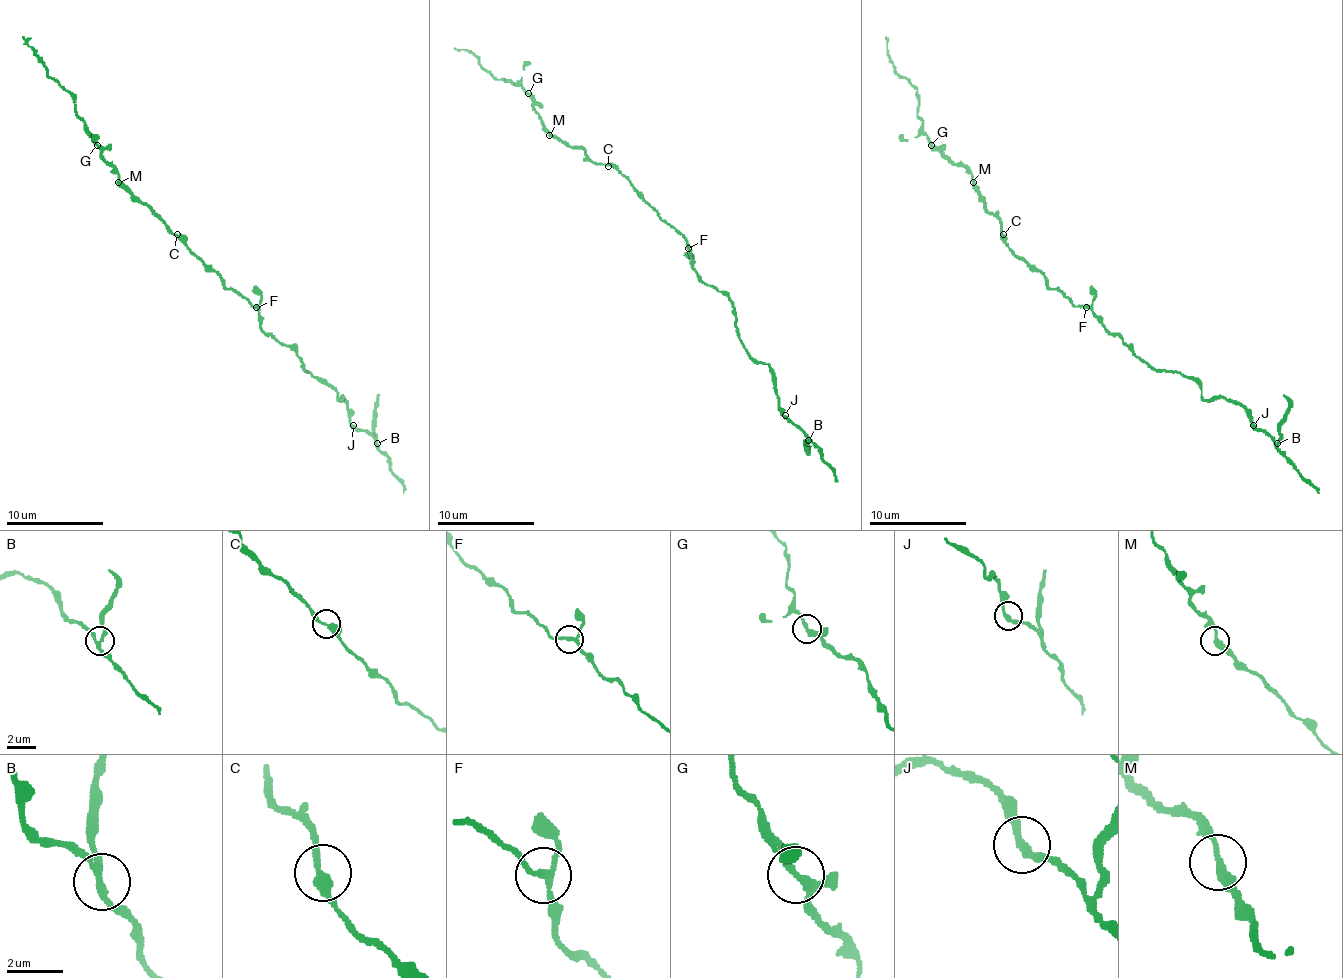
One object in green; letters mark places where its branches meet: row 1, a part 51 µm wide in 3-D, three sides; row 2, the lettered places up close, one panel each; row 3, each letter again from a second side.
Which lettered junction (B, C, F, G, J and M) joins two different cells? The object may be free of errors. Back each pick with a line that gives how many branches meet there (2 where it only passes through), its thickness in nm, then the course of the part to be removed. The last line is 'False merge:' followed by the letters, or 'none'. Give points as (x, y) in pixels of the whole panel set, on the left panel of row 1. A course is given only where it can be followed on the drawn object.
B: 3 branches meet; 220 nm thick; foreign part runs (377, 442), (375, 421), (380, 394)
False merge: B

